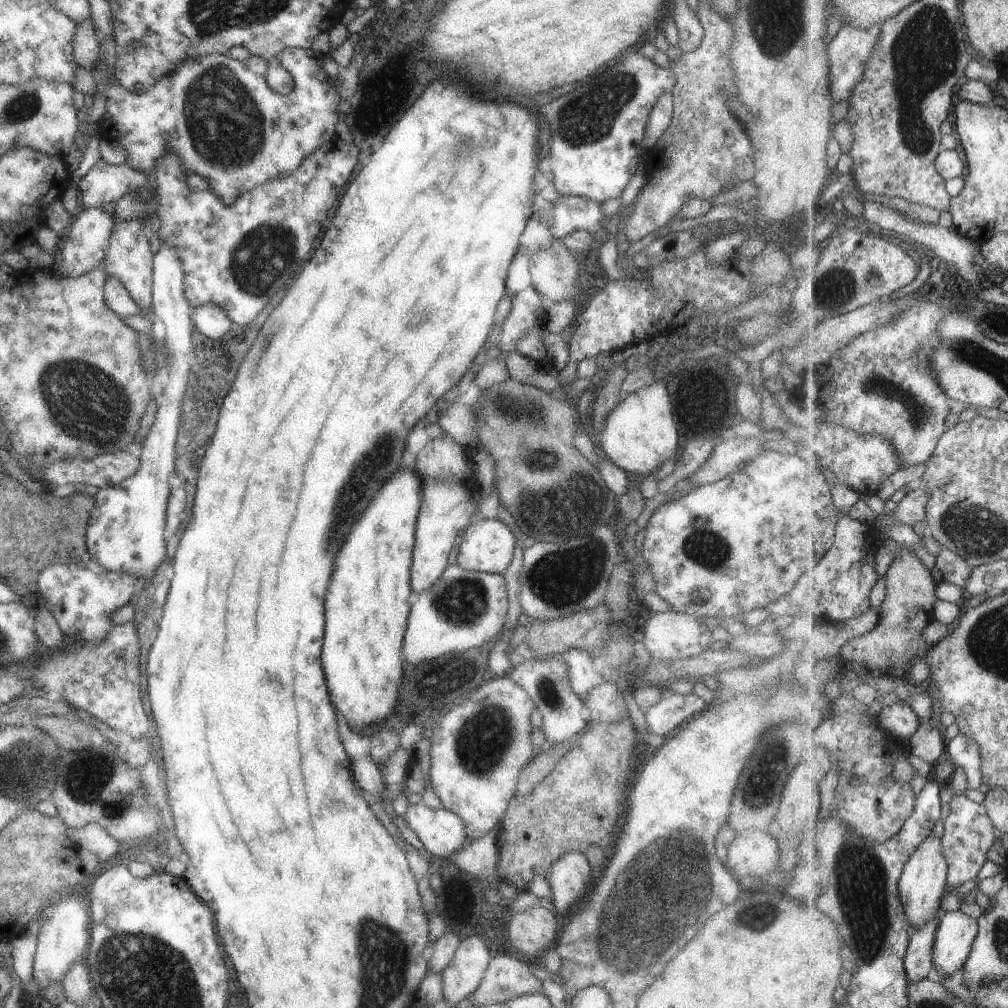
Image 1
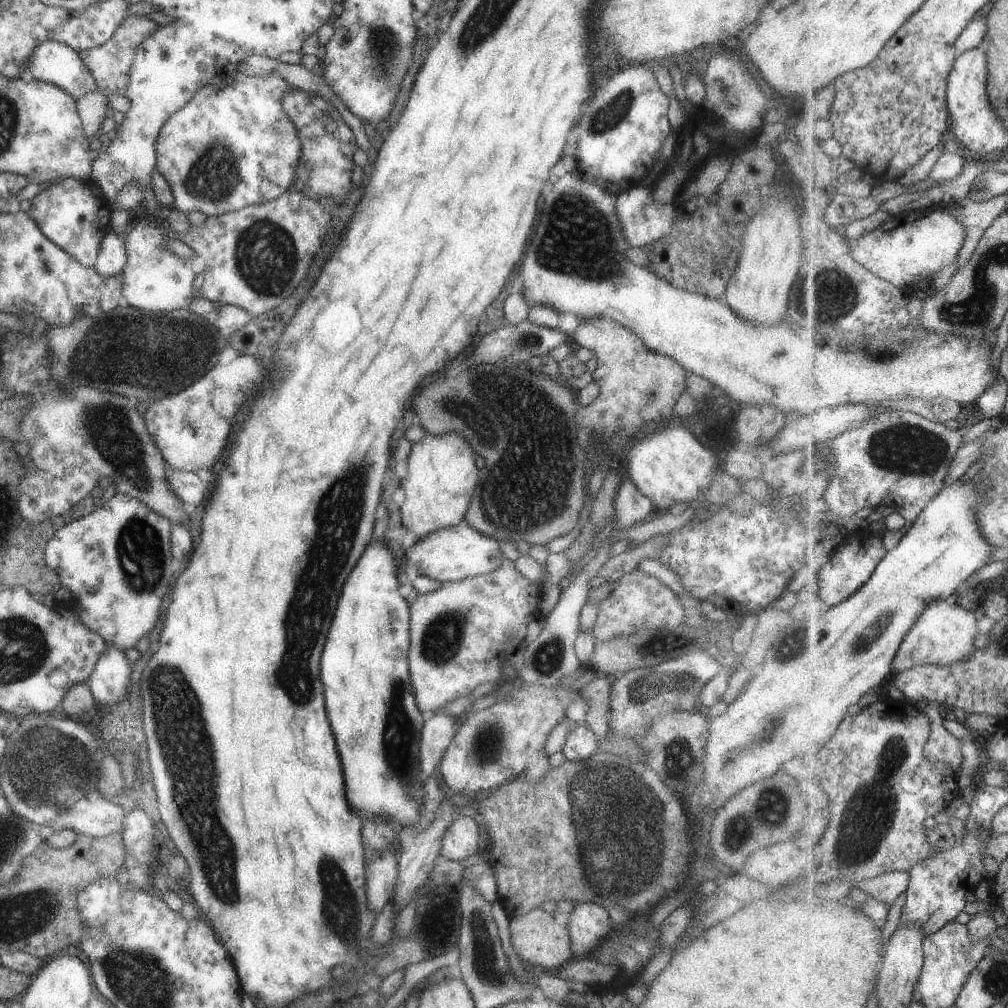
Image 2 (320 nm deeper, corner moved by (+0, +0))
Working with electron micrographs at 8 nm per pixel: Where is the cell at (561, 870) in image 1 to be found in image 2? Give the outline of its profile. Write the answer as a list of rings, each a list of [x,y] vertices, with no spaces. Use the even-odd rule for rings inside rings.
[[[578,901],[567,918],[566,929],[573,960],[589,956],[609,932],[612,924],[607,911],[598,904]]]

